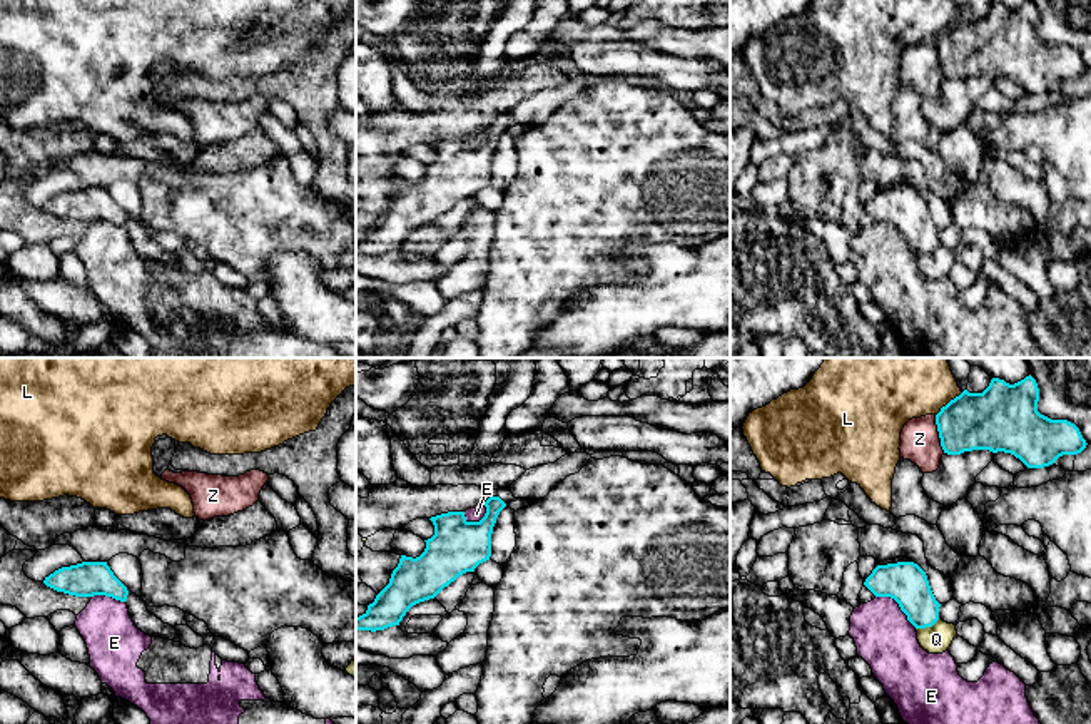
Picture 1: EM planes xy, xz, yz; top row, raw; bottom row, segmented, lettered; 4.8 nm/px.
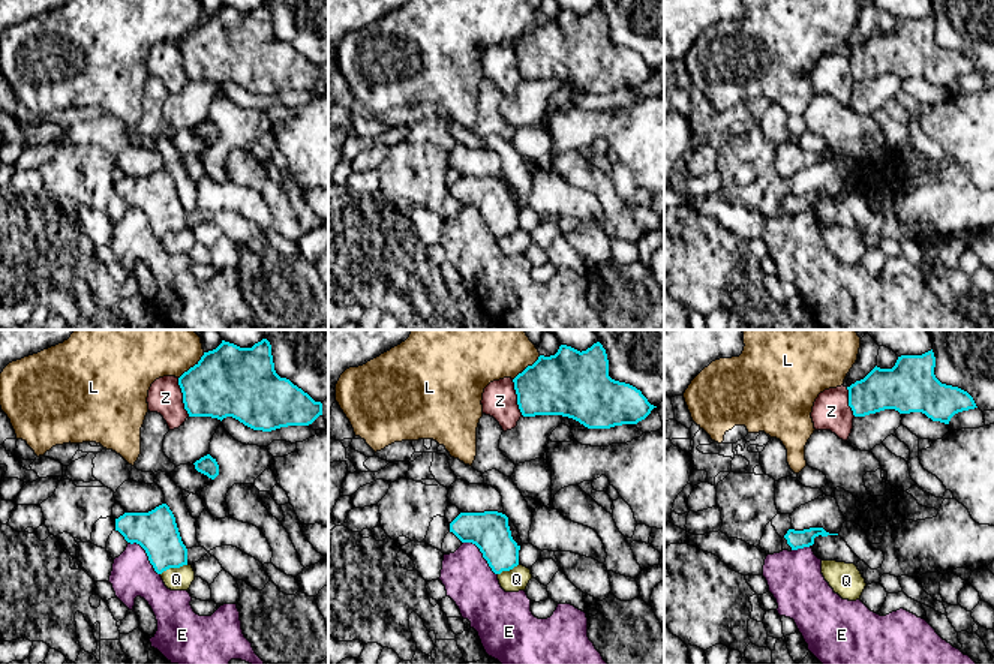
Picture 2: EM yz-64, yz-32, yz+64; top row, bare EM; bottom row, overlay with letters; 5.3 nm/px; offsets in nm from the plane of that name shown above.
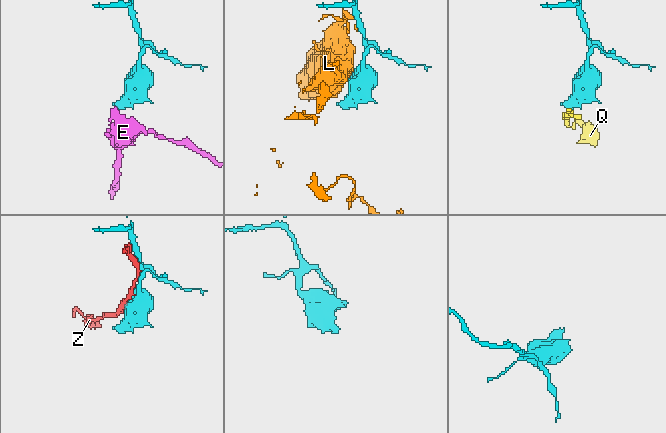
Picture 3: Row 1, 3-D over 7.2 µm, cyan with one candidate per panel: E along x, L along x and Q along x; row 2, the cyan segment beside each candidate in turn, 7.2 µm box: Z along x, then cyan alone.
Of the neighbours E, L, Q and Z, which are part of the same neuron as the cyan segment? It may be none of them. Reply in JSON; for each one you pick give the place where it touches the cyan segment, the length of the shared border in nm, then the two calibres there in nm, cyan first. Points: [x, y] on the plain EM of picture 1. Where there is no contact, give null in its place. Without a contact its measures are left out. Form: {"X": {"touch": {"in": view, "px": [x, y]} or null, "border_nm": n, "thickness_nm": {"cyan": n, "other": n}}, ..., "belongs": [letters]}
{"belongs": []}

